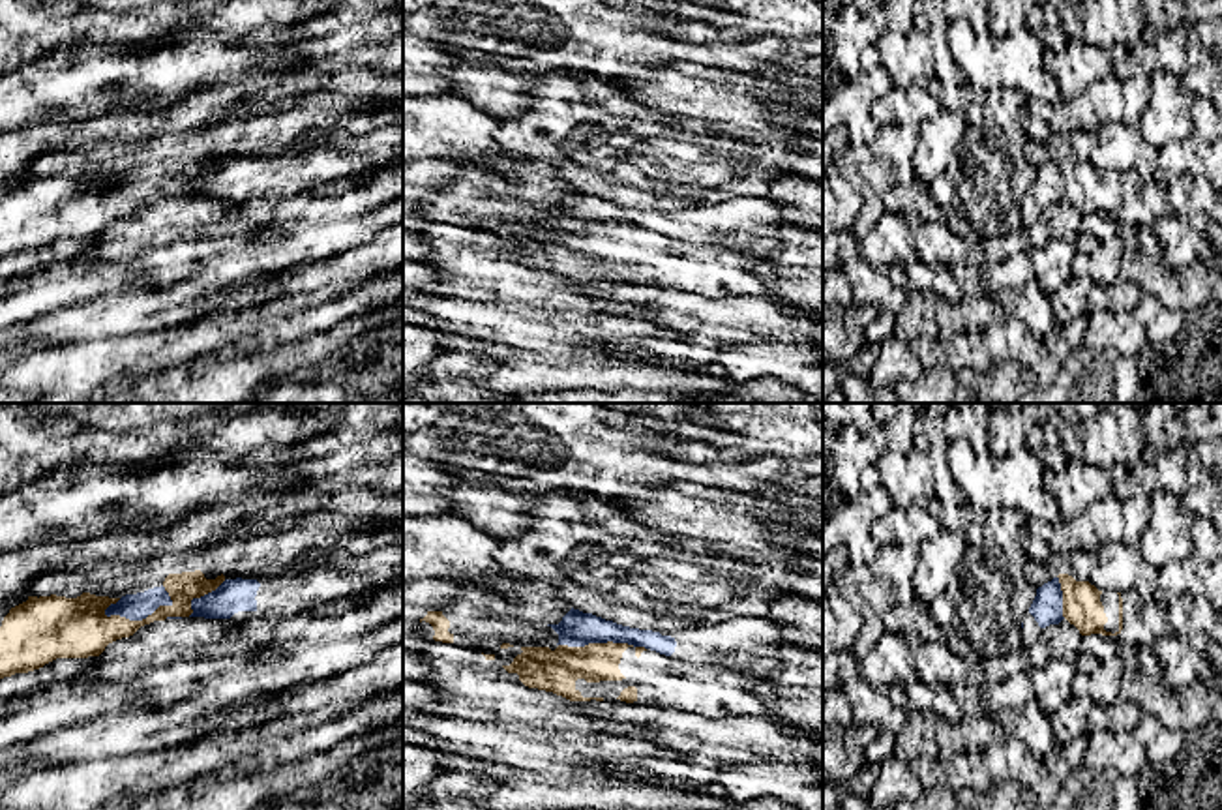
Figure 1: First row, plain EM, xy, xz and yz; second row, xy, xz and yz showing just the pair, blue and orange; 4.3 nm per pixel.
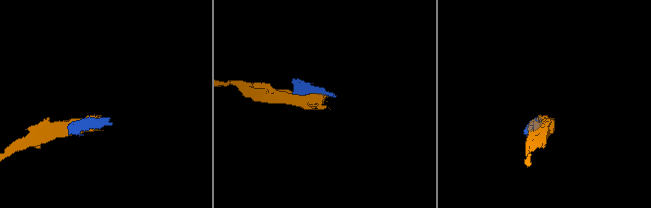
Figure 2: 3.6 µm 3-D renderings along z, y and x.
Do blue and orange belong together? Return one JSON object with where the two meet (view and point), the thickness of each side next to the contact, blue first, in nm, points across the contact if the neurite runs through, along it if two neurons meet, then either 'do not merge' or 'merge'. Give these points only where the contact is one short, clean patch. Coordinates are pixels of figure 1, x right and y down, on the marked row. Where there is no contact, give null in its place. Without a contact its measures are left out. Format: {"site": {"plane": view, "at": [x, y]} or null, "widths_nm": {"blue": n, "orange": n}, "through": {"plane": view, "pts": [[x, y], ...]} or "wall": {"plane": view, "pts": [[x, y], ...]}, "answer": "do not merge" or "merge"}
{"site": {"plane": "xy", "at": [137, 619]}, "widths_nm": {"blue": 110, "orange": 240}, "answer": "do not merge"}

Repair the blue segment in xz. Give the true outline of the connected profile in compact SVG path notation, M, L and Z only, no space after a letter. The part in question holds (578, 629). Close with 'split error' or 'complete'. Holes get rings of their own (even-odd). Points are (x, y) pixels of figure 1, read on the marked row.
M570 609L559 624L547 624L559 634L557 645L585 647L589 643L628 643L673 656L693 666L705 666L718 673L725 684L750 686L768 681L780 668L780 649L785 643L778 626L767 617L735 617L720 624L701 624L671 632L639 630L605 621L592 613Z; split error

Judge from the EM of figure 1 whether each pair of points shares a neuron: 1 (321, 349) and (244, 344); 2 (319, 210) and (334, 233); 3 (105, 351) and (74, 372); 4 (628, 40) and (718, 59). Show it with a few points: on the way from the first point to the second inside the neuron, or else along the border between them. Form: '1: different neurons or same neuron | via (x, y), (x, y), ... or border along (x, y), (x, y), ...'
1: different neurons | border along (283, 344), (267, 351), (238, 353), (235, 357)
2: different neurons | border along (370, 210), (338, 222), (308, 225)
3: same neuron | via (98, 359), (81, 368)
4: same neuron | via (651, 45), (696, 53)

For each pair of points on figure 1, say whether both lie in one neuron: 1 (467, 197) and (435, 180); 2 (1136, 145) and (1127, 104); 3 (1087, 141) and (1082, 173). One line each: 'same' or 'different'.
1: different
2: different
3: different

